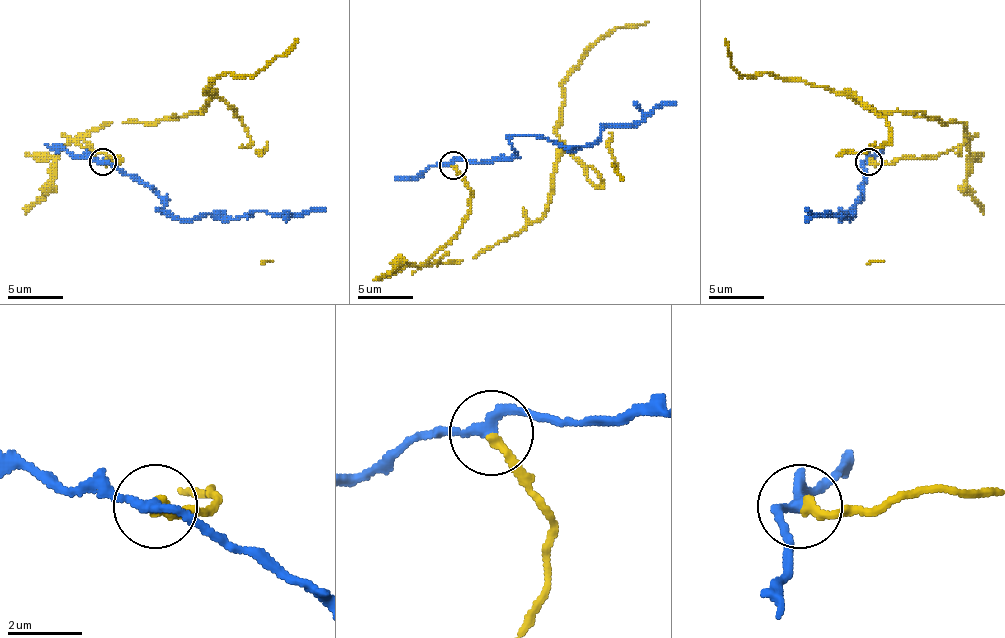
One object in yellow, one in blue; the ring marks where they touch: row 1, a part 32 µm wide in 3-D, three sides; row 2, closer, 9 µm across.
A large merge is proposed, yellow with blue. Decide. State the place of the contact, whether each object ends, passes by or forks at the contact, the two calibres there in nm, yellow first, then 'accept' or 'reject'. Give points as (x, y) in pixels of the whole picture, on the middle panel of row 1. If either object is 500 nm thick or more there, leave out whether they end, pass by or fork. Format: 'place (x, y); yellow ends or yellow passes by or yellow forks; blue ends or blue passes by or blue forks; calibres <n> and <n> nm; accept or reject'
place (453, 165); yellow ends; blue passes by; calibres 280 and 280 nm; reject

